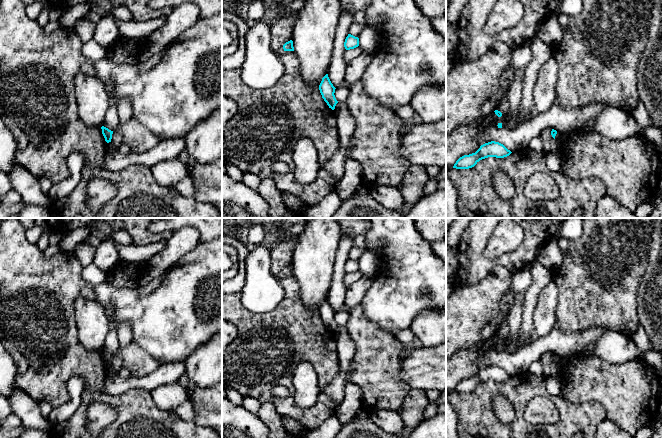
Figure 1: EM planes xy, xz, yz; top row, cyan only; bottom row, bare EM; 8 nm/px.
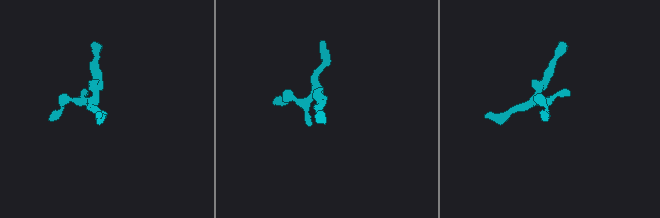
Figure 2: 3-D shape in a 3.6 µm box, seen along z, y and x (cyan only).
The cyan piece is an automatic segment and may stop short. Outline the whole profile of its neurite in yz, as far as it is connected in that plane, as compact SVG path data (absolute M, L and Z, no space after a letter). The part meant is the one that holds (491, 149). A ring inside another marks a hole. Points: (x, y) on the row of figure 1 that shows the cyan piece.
M491 141L481 145L475 153L460 157L454 164L453 168L469 169L474 167L482 159L488 157L504 158L509 156L511 153L512 152L503 144Z

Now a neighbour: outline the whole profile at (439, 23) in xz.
M446 15L441 17L430 18L431 25L435 31L446 38Z

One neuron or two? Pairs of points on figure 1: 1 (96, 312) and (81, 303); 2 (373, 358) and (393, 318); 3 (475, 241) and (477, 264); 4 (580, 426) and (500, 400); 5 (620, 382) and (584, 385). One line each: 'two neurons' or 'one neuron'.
1: one neuron
2: two neurons
3: one neuron
4: two neurons
5: one neuron

